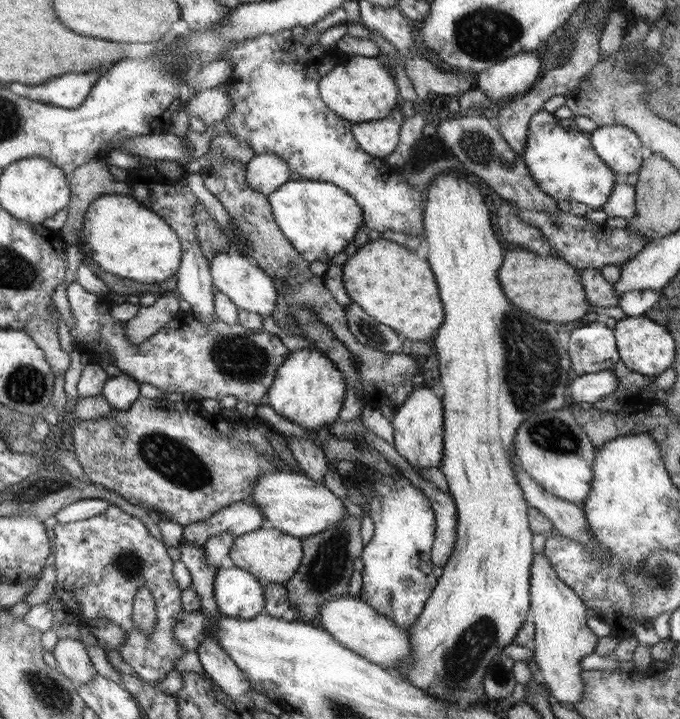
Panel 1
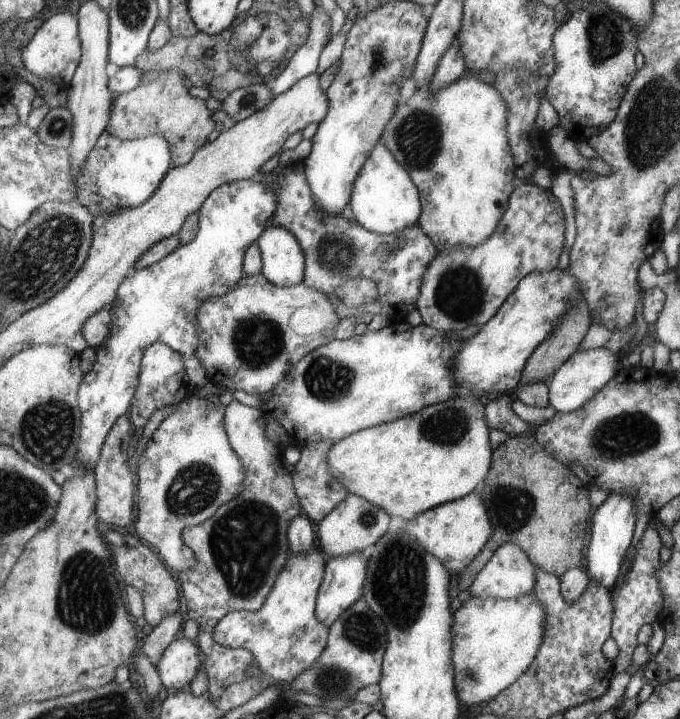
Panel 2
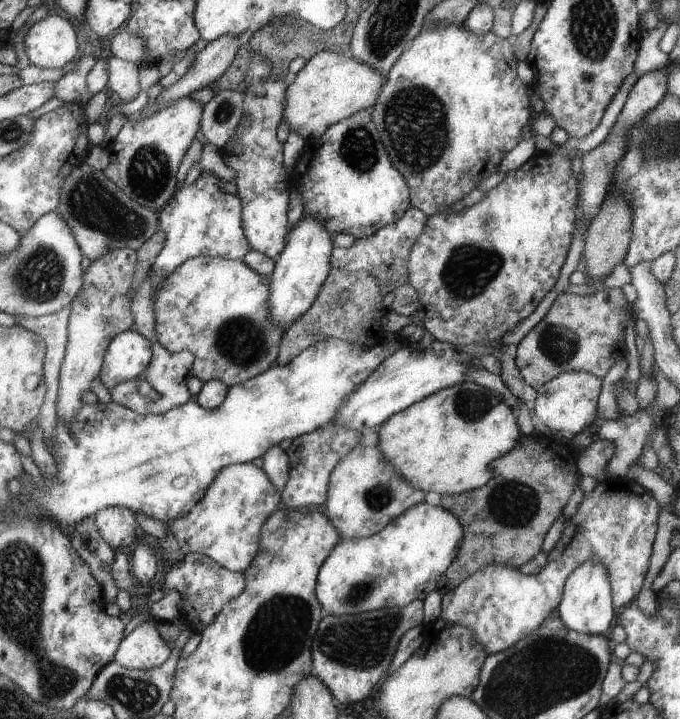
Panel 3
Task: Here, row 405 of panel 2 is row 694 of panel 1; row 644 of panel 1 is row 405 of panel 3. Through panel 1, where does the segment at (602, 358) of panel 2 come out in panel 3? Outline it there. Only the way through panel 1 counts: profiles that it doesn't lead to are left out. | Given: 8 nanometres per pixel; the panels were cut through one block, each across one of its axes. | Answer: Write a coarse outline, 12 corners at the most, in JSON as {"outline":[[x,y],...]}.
{"outline":[[568,372],[538,388],[533,414],[574,437],[597,419],[602,379]]}

